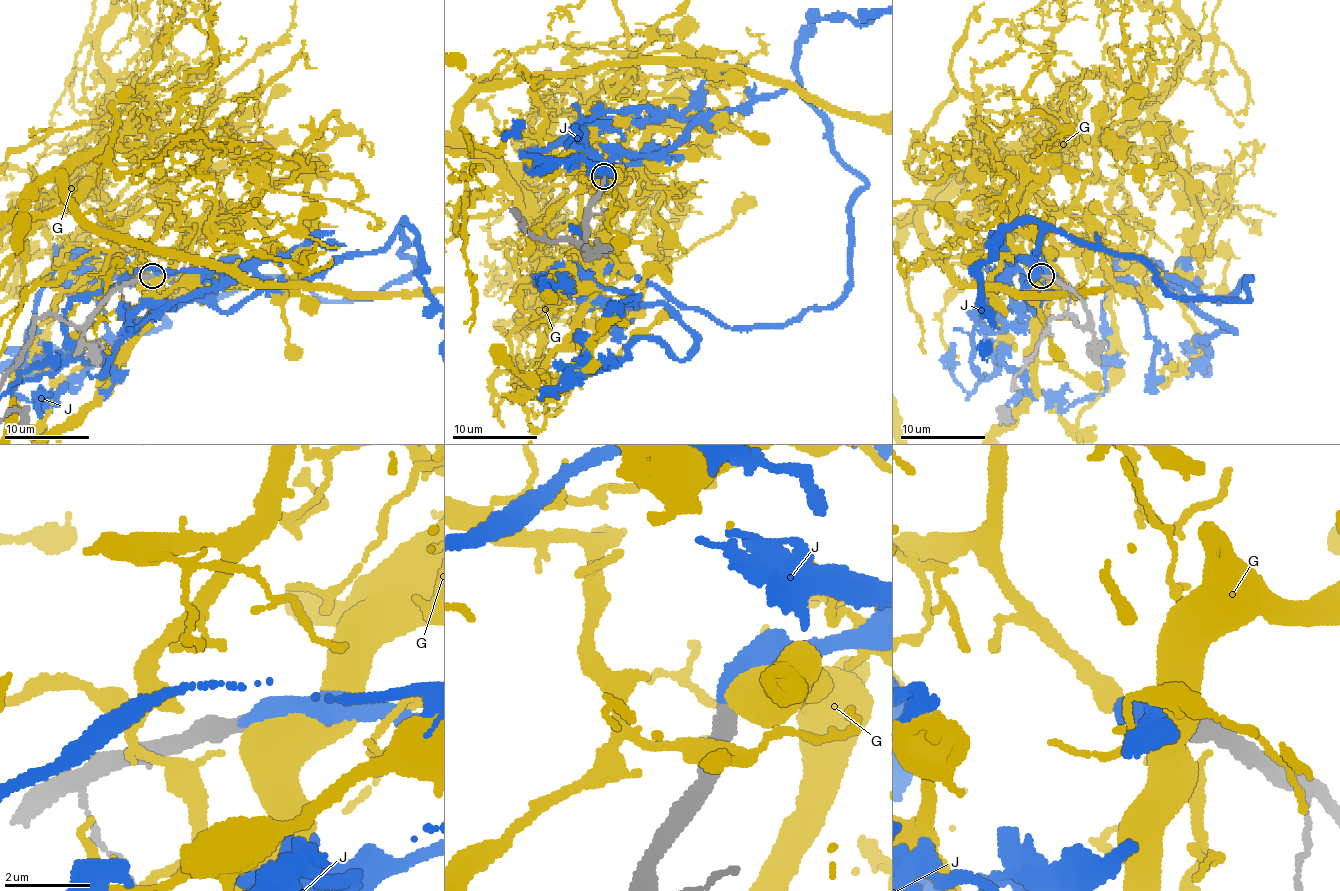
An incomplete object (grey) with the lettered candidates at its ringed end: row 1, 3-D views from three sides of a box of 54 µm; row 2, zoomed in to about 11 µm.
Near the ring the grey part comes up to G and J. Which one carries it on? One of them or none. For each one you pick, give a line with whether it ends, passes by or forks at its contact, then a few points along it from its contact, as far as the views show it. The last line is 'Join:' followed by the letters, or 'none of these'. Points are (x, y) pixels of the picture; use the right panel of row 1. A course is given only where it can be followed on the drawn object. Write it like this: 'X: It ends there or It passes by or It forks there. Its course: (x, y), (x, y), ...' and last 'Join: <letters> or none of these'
J: It ends there
Join: J

